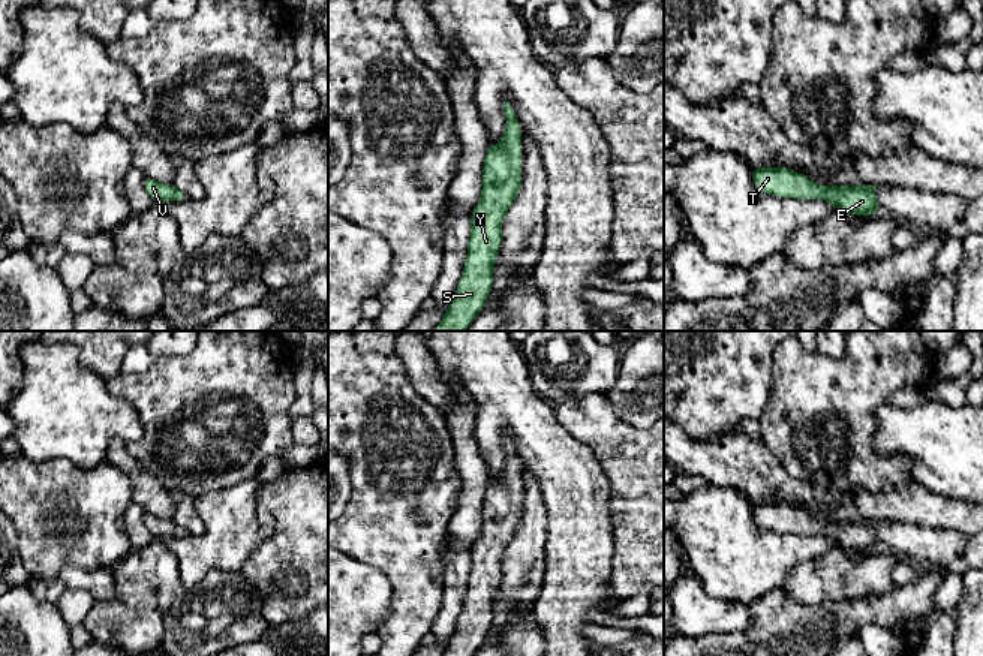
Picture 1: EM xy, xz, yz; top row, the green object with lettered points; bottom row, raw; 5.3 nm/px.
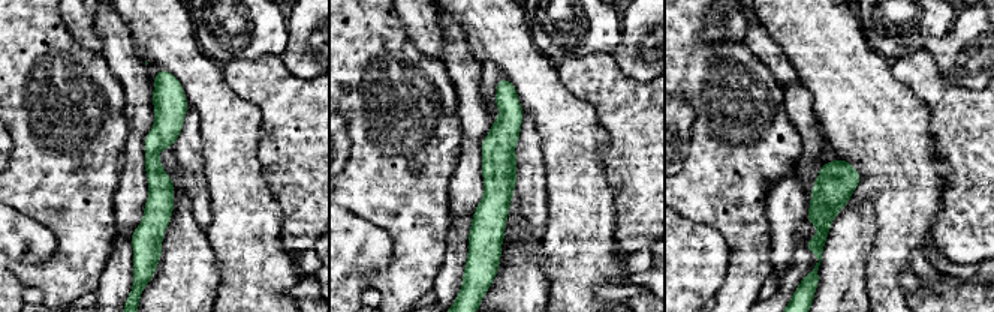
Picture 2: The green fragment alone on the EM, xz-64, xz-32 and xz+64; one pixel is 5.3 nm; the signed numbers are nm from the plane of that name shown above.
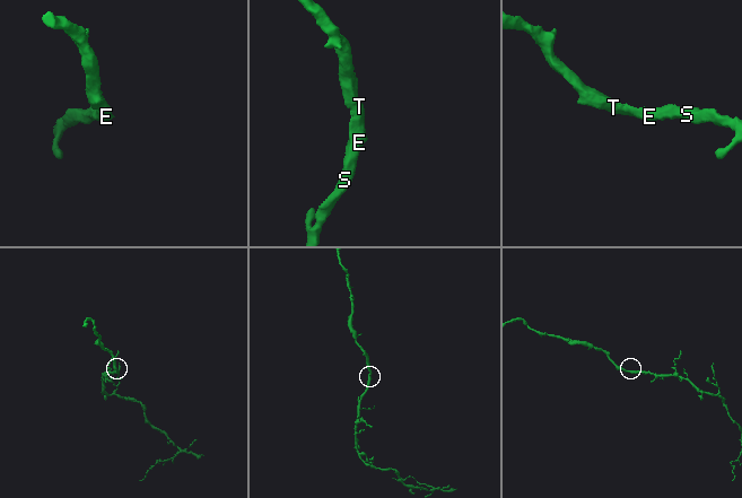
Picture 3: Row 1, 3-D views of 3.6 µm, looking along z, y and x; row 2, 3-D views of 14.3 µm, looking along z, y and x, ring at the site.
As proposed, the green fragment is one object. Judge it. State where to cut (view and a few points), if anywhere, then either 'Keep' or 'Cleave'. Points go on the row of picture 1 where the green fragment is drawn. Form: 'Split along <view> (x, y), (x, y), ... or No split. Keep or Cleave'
No split. Keep

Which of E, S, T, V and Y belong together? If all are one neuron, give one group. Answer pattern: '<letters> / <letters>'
E S T V Y

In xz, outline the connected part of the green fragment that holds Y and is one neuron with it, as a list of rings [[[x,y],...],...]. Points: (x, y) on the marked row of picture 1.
[[[503,102],[506,127],[499,145],[487,148],[481,201],[471,213],[471,238],[456,297],[433,331],[465,331],[484,309],[502,243],[502,223],[521,190],[521,130],[515,111]]]

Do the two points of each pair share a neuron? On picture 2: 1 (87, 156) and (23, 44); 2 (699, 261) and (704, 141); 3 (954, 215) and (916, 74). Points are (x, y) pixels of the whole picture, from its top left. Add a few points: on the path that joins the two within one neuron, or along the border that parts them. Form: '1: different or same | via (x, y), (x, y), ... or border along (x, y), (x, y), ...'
1: same | via (68, 128), (62, 104), (30, 72)
2: different | border along (680, 215), (695, 222), (711, 225), (728, 246)
3: same | via (958, 180), (958, 116), (951, 108)

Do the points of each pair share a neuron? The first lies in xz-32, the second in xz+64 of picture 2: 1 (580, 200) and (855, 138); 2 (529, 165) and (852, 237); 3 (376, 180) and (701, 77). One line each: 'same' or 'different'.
1: same
2: same
3: same

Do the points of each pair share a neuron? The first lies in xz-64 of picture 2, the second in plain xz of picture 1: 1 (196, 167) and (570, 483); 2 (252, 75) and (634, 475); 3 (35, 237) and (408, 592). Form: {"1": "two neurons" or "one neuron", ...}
{"1": "two neurons", "2": "one neuron", "3": "two neurons"}

